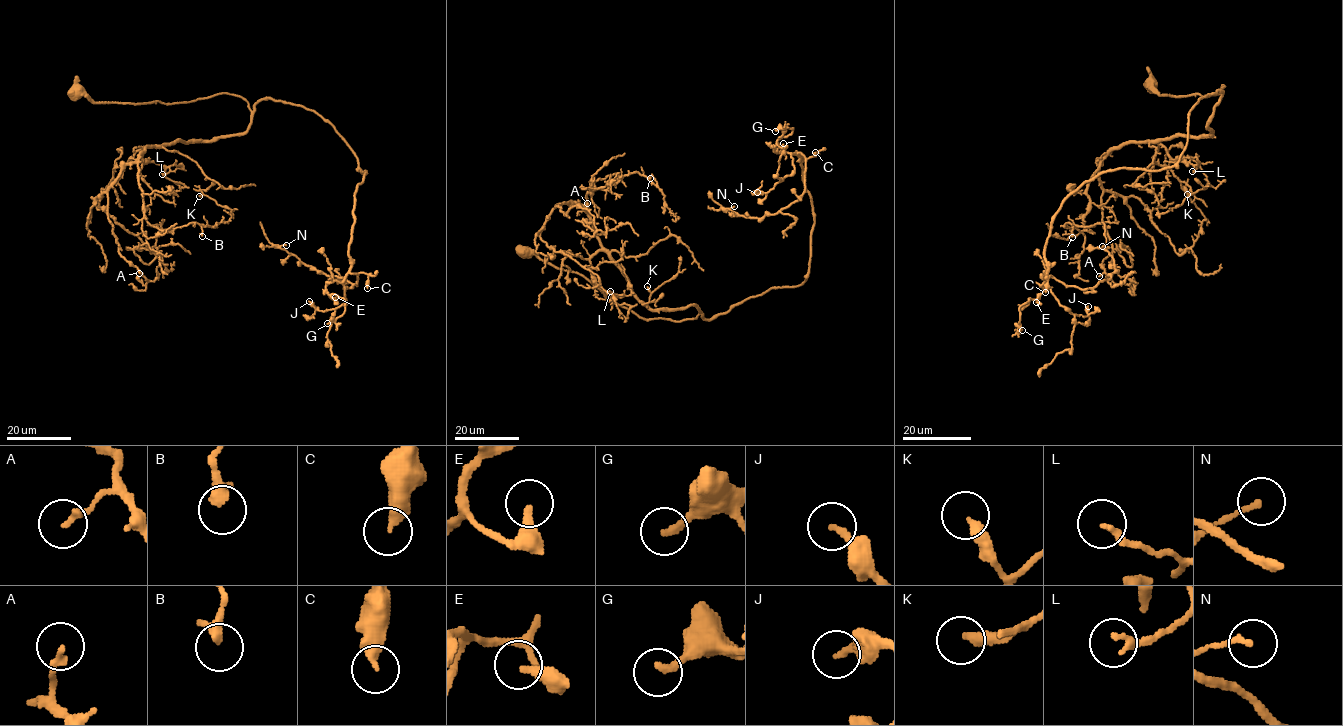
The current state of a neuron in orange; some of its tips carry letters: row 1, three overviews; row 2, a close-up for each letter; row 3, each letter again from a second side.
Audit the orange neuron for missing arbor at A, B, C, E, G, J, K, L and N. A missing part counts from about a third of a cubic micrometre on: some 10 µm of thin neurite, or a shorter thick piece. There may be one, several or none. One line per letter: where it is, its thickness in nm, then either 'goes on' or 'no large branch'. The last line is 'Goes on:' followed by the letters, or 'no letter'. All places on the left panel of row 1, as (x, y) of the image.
A: place (139, 273); calibre 220 nm; no large branch
B: place (202, 236); calibre 380 nm; no large branch
C: place (367, 288); calibre 380 nm; no large branch
E: place (335, 297); calibre 320 nm; no large branch
G: place (327, 323); calibre 240 nm; goes on
J: place (309, 301); calibre 240 nm; no large branch
K: place (199, 196); calibre 340 nm; no large branch
L: place (162, 174); calibre 240 nm; no large branch
N: place (286, 245); calibre 160 nm; no large branch
Goes on: G

